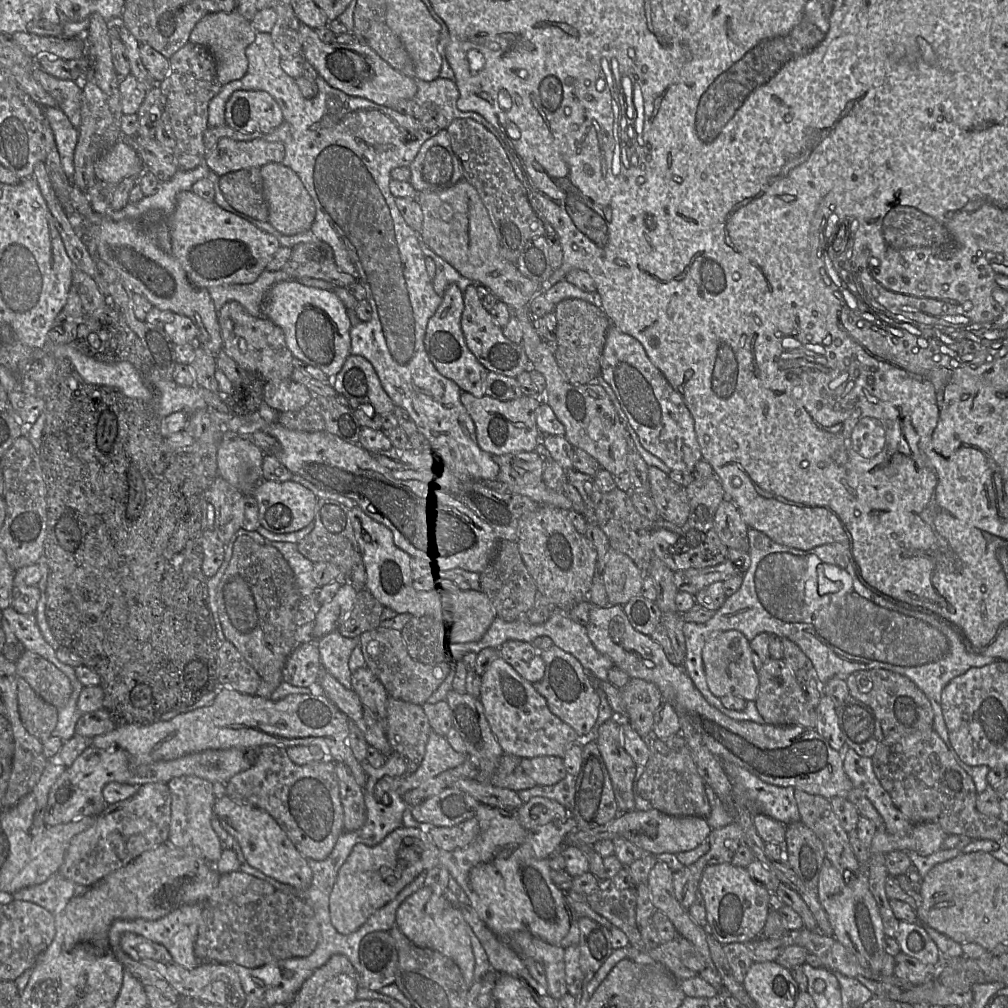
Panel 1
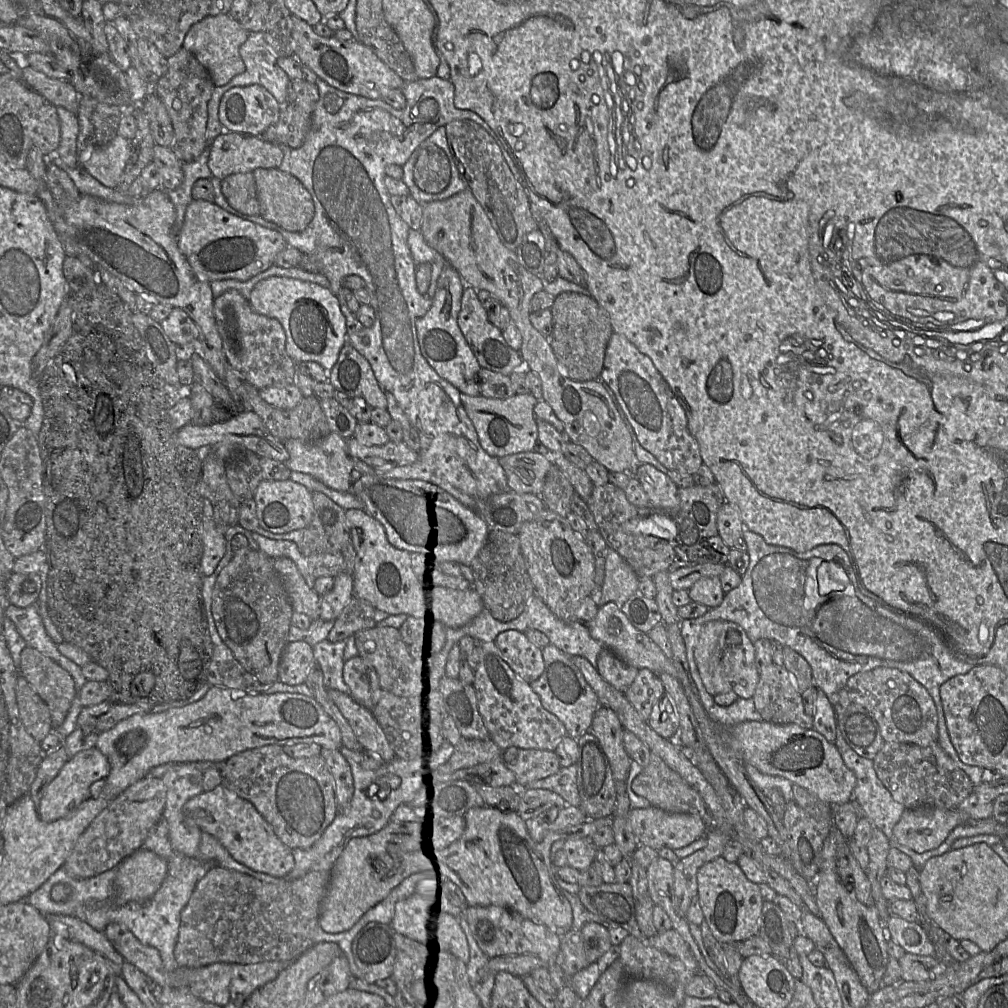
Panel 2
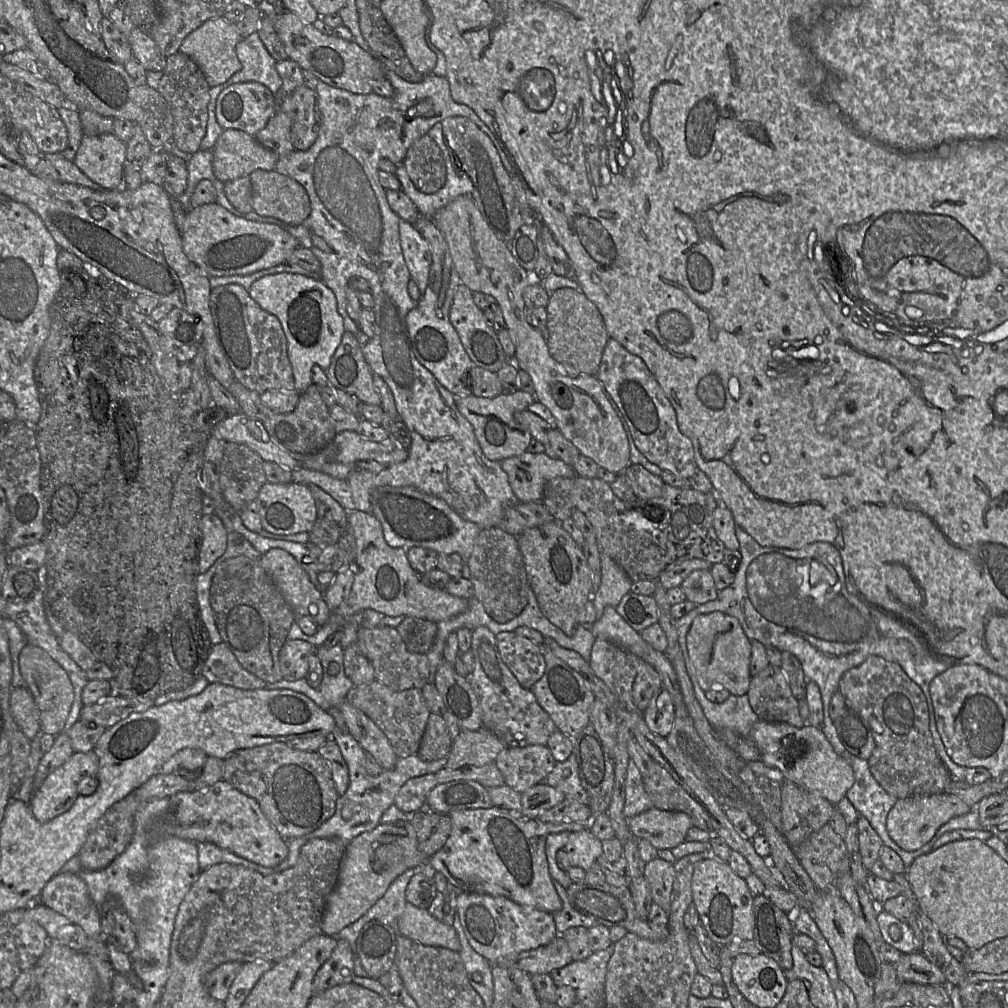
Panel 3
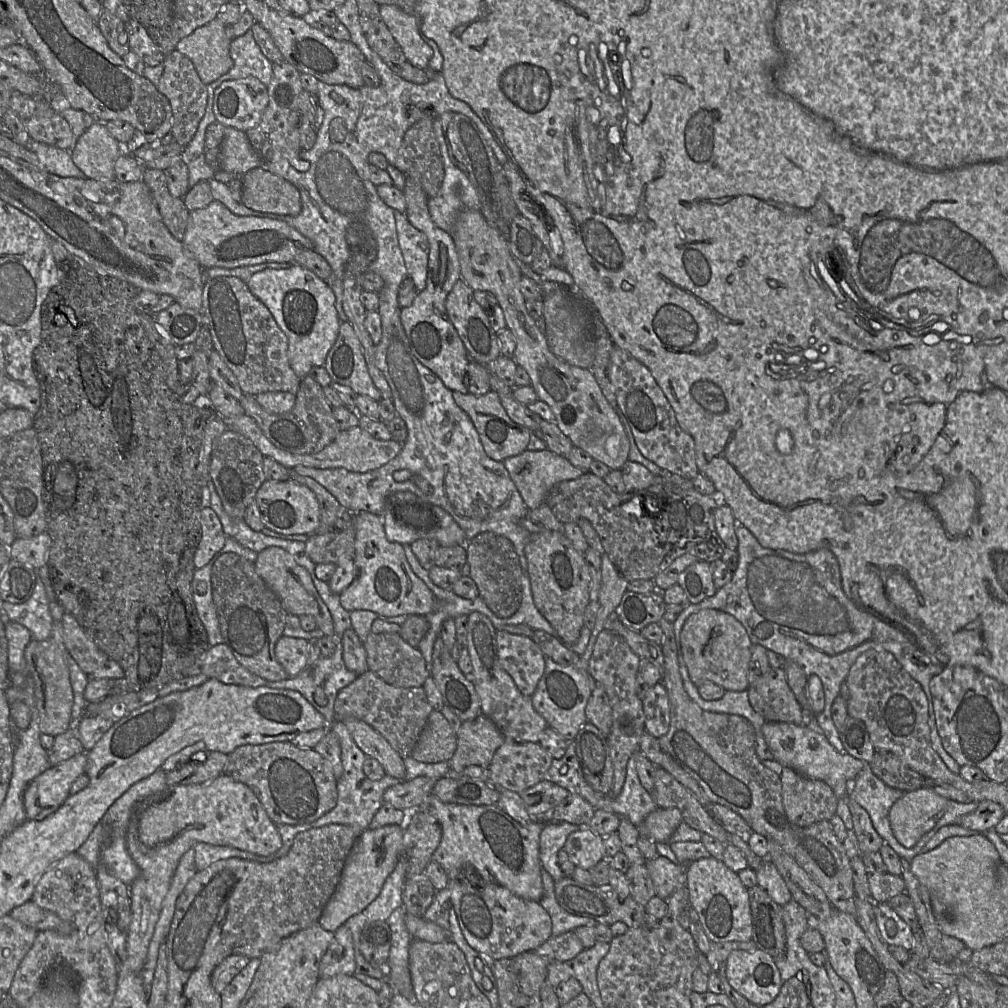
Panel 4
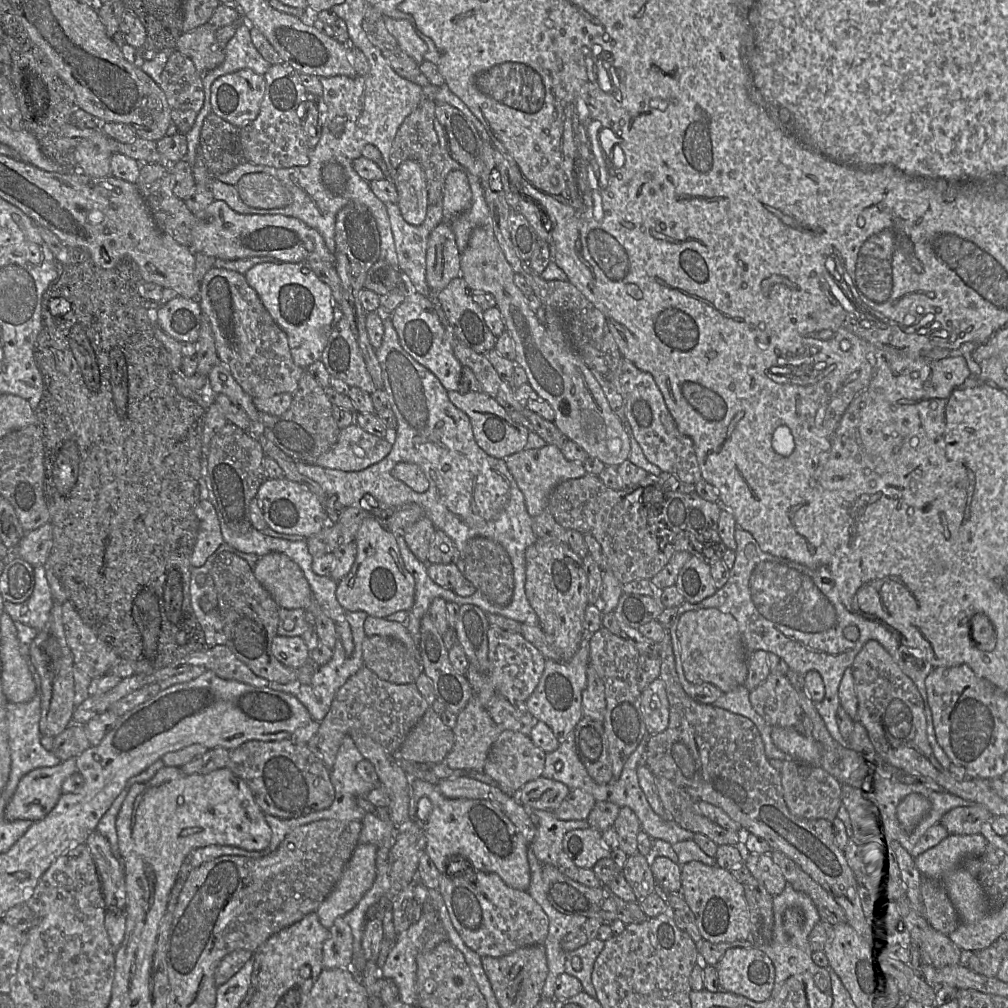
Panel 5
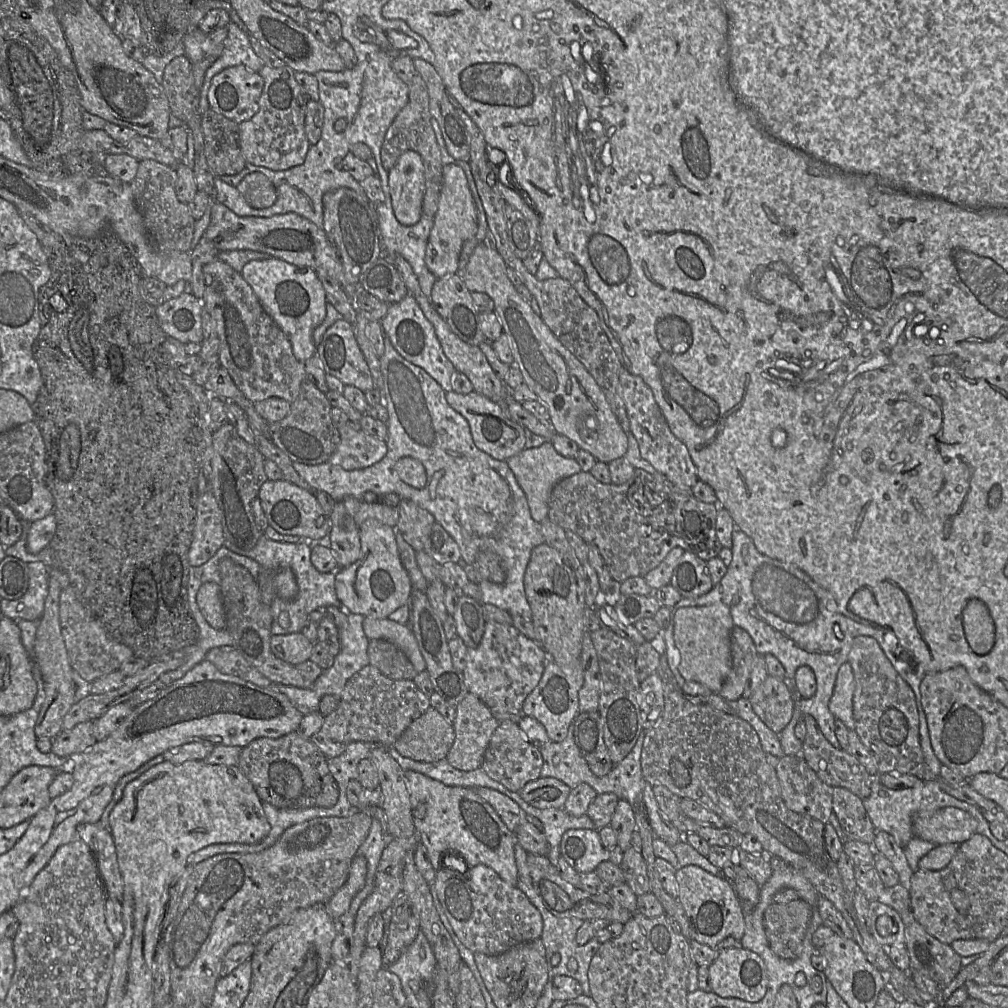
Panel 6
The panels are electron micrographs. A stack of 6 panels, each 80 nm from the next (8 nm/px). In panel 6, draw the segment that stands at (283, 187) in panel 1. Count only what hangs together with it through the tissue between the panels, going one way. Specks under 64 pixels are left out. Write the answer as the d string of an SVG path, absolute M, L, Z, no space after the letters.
M262 173L247 174L236 189L242 195L246 203L254 209L265 209L272 206L277 193L273 183Z

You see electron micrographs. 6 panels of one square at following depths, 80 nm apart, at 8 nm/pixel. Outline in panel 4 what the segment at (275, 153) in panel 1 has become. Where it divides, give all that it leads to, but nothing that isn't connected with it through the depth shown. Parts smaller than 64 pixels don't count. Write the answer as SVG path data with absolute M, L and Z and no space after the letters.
M226 128L220 150L219 169L242 177L255 168L261 168L265 162L252 148L246 133Z

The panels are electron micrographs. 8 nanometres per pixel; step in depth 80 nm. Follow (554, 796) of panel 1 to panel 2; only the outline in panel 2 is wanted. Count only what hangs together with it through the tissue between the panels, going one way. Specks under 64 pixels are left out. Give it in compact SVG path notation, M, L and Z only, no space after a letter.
M577 762L560 768L557 774L530 783L526 789L546 789L560 795L567 805L579 807L580 796L577 786Z

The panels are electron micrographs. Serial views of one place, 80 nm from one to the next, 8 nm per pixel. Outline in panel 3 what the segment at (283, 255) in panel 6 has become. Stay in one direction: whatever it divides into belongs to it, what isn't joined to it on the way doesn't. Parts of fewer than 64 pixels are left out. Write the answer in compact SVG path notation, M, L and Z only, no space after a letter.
M216 202L189 209L181 238L187 257L208 277L245 276L284 264L298 247L297 240L281 227L239 218Z

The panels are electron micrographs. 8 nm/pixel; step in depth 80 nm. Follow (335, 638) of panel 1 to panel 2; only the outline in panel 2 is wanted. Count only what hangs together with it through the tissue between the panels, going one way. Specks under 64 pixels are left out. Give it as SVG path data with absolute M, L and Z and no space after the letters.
M326 639L313 646L313 653L316 664L323 672L325 687L349 693L349 687L343 679L345 646L346 640L330 642Z

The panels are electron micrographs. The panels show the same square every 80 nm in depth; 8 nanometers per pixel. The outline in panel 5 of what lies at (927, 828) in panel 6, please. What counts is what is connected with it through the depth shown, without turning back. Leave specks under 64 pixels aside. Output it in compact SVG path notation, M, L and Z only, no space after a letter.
M975 804L951 809L943 815L940 824L947 829L949 835L975 835L980 834L982 825L992 818L984 805Z

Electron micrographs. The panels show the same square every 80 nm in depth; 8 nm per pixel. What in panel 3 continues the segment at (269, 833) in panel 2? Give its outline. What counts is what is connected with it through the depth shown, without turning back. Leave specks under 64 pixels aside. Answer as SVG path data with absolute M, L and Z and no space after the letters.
M224 779L197 791L179 791L169 798L168 808L148 829L148 839L151 842L174 836L193 842L208 841L225 848L236 855L264 867L276 867L288 856L288 846L278 831L261 811L257 801L240 792Z

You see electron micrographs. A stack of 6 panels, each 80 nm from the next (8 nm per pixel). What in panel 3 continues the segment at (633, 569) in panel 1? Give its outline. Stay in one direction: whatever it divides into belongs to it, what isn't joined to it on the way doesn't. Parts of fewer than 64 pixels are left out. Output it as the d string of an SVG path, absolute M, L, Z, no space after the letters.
M601 553L601 583L593 596L596 619L606 606L616 607L622 597L630 591L632 581L622 568L606 553Z

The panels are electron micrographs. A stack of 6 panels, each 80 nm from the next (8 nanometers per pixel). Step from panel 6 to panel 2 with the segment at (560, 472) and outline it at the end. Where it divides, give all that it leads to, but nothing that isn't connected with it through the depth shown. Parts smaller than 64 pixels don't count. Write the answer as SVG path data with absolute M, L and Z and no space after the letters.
M523 452L498 458L505 471L509 490L539 495L545 477L552 467L551 461L536 452Z

